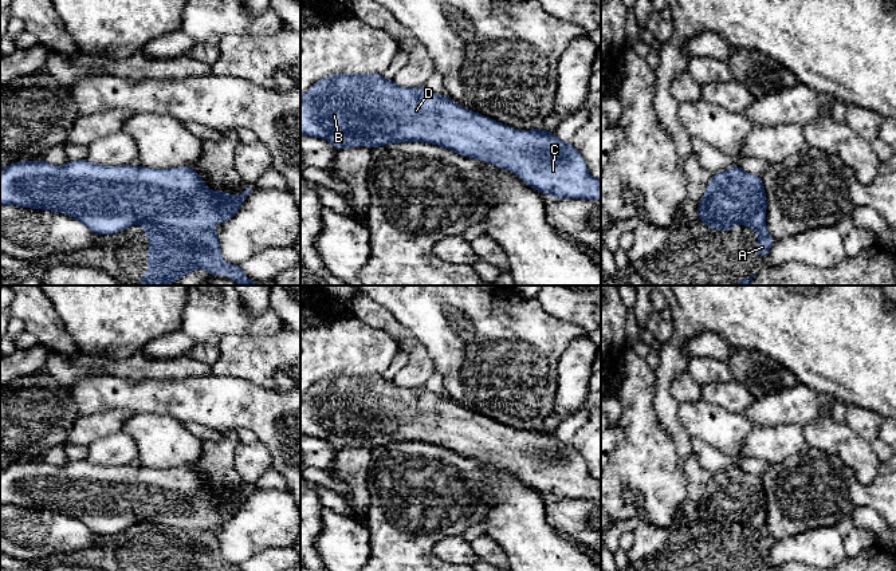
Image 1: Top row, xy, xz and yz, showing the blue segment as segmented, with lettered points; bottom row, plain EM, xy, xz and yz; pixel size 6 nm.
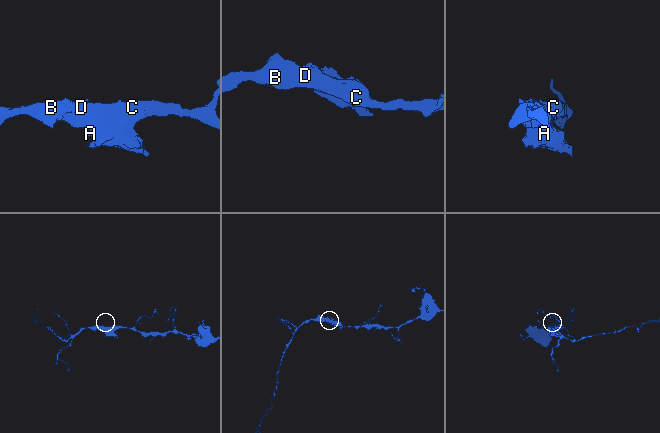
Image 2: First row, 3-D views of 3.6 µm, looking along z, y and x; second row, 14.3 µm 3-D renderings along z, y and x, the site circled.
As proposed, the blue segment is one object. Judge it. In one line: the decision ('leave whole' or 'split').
leave whole

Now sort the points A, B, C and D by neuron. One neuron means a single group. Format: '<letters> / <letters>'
A B C D

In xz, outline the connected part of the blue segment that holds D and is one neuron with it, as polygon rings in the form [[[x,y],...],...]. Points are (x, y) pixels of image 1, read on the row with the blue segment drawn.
[[[330,74],[315,82],[300,95],[300,135],[323,138],[337,149],[433,143],[507,169],[545,196],[601,201],[601,180],[589,173],[574,145],[562,142],[555,133],[510,127],[457,105],[448,95],[433,94],[425,86],[400,87],[382,74]]]

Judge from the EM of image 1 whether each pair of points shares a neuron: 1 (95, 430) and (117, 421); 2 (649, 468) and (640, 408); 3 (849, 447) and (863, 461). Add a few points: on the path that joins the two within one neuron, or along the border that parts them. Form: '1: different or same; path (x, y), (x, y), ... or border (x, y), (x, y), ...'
1: same; path (101, 425), (112, 421)
2: same; path (647, 453), (647, 442), (640, 422)
3: same; path (853, 451), (860, 457)

